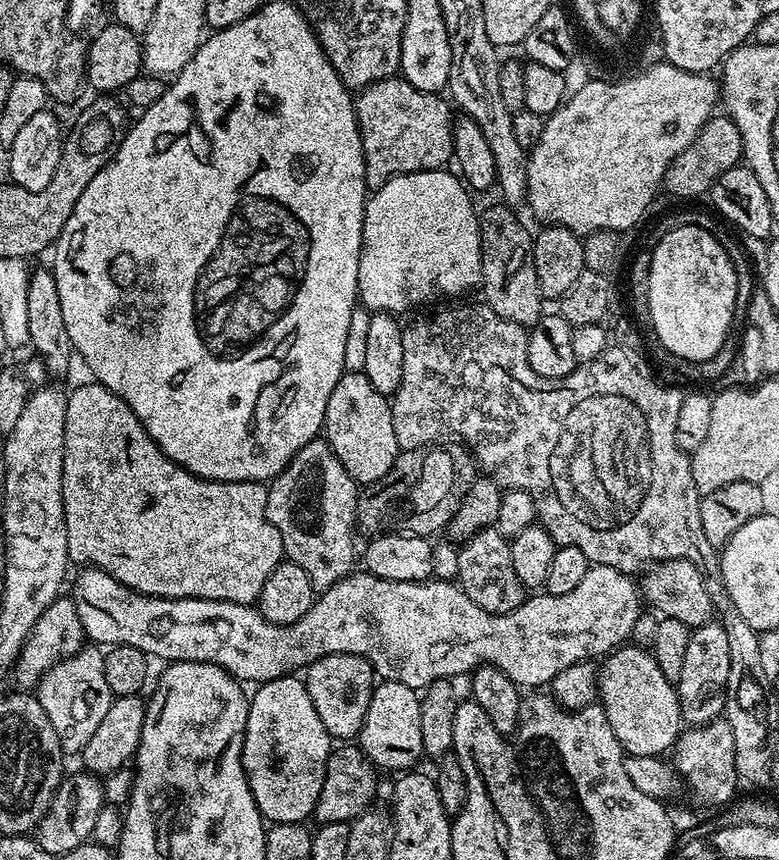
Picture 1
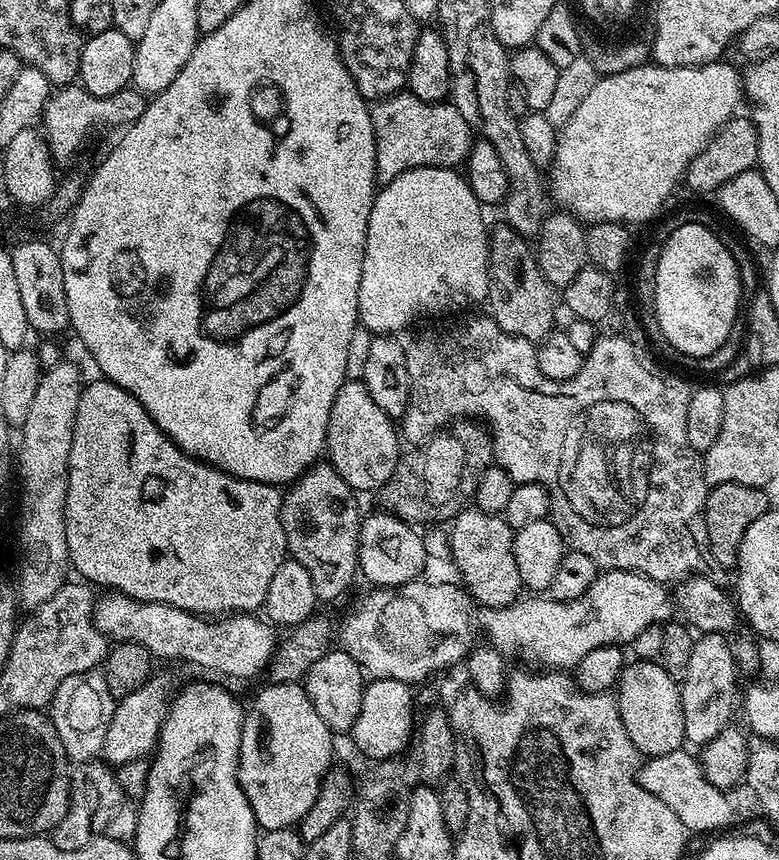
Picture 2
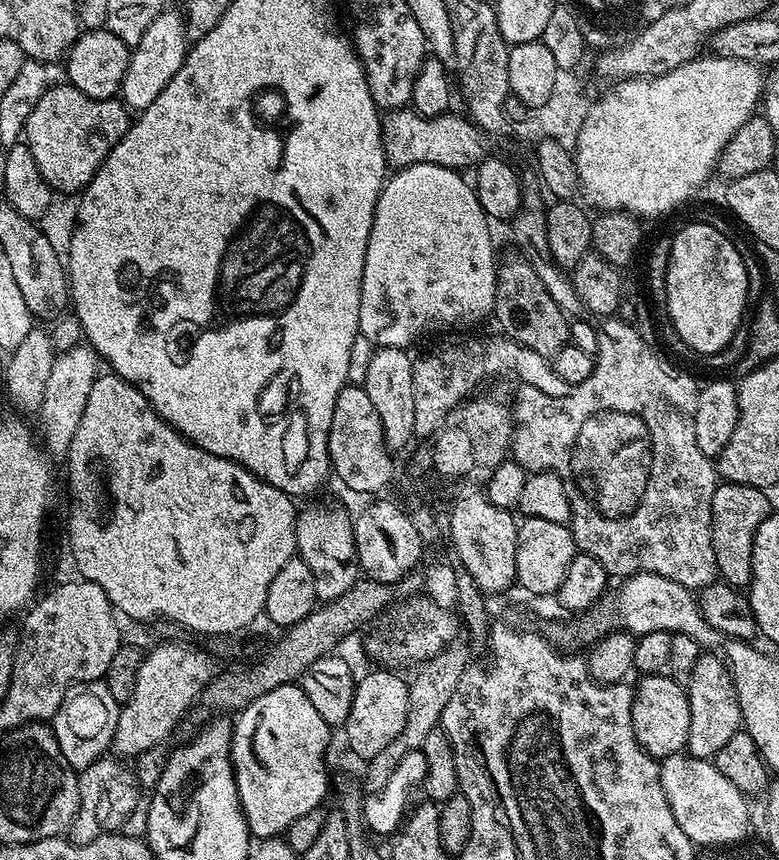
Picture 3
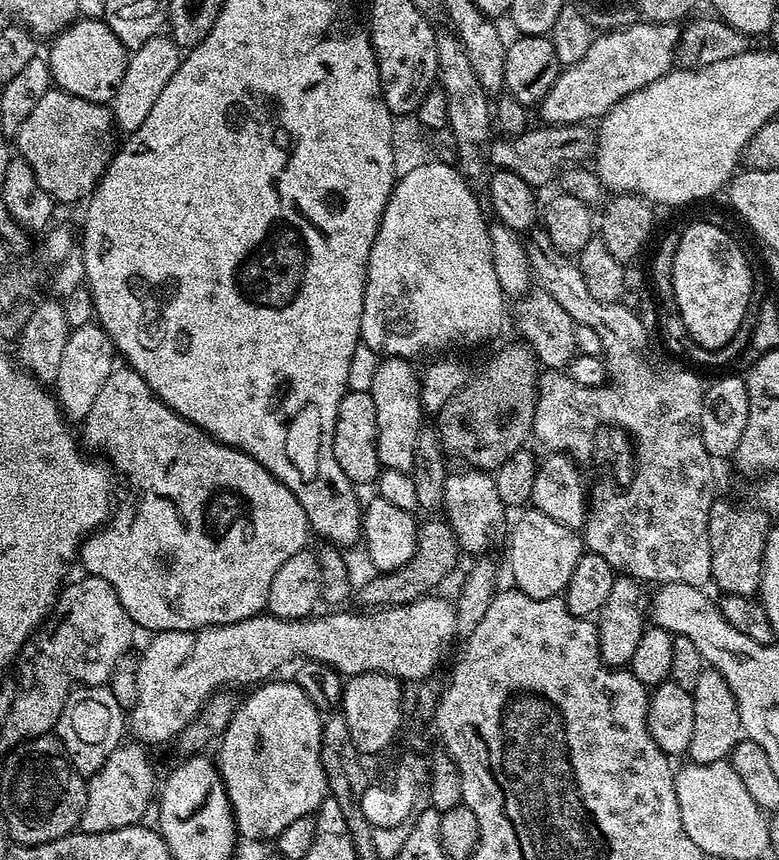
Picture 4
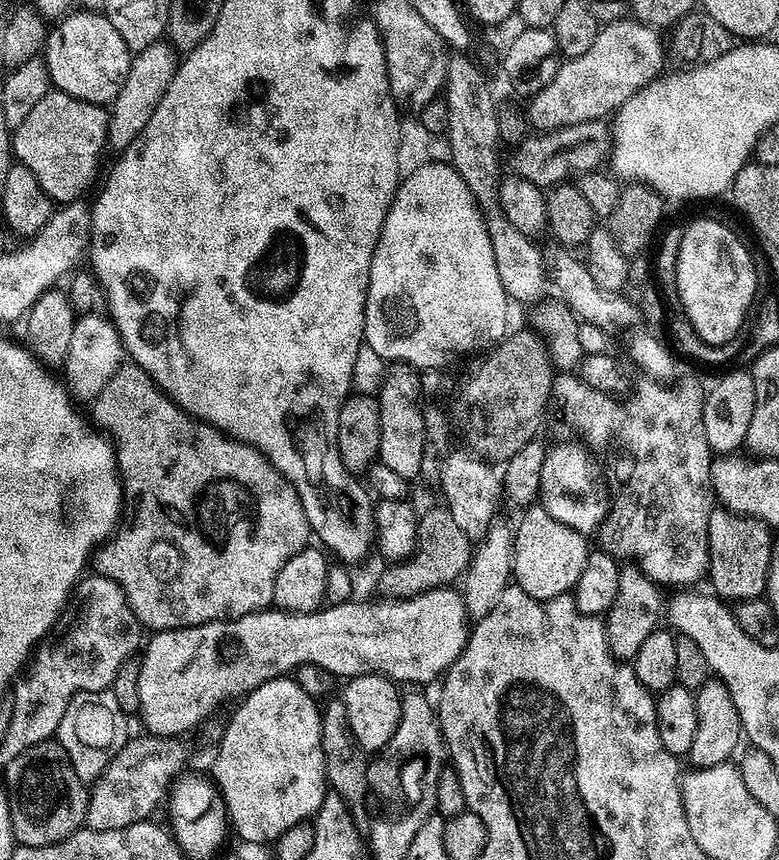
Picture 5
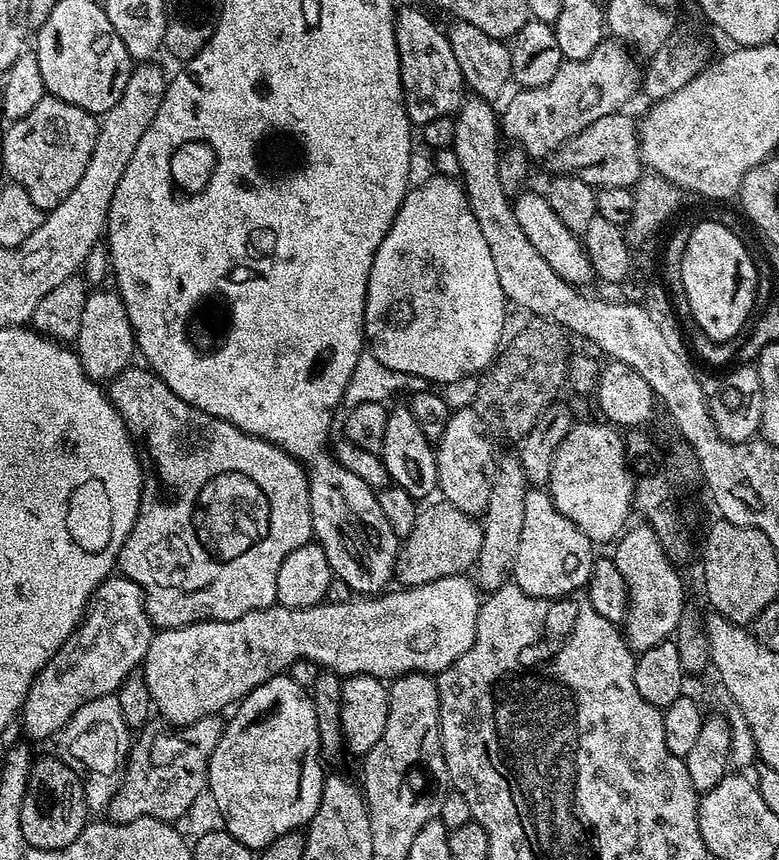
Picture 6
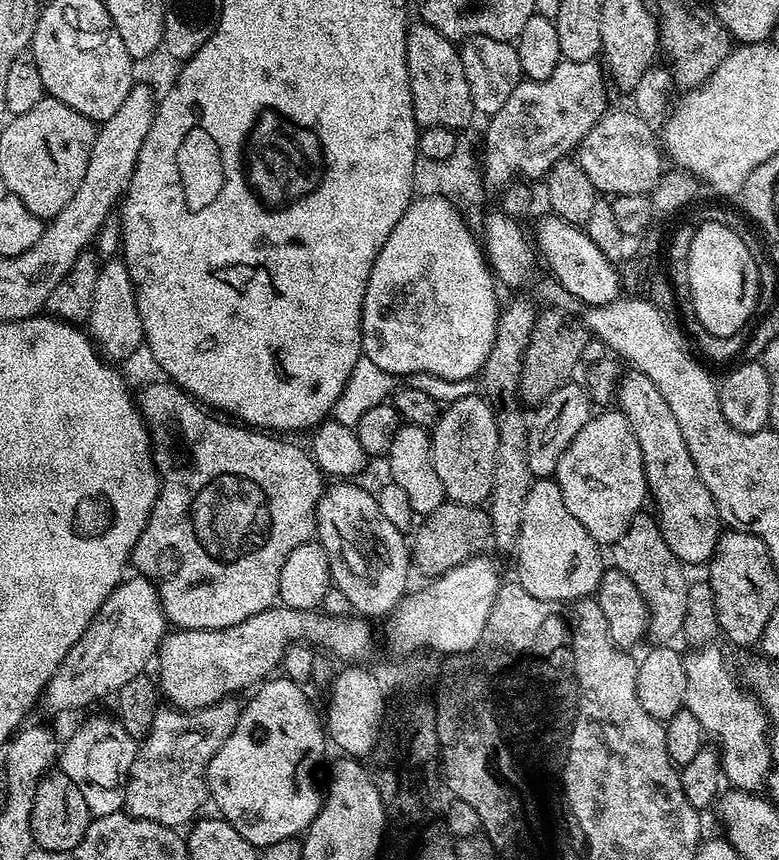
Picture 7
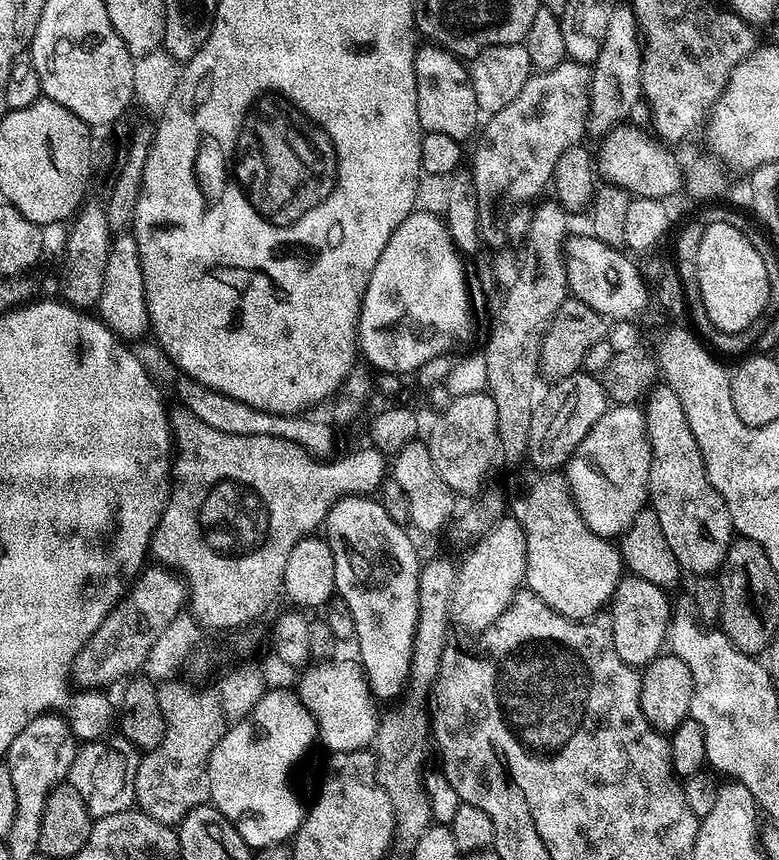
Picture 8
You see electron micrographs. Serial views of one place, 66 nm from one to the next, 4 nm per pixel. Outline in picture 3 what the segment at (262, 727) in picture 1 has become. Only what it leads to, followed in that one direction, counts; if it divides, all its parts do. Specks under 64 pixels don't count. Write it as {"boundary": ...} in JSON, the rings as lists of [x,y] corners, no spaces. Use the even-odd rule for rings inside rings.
{"boundary":[[[290,683],[278,686],[277,689],[270,690],[268,694],[263,694],[254,702],[250,702],[243,711],[235,717],[234,727],[232,729],[232,773],[236,779],[236,789],[238,790],[238,798],[240,805],[244,811],[244,817],[248,823],[248,831],[253,837],[263,838],[266,836],[280,836],[287,833],[290,822],[302,818],[306,814],[310,814],[310,810],[321,807],[325,802],[324,795],[330,792],[330,772],[324,769],[326,765],[326,757],[328,755],[328,745],[330,743],[330,725],[324,721],[322,714],[318,714],[318,710],[314,710],[314,706],[310,703],[310,698],[306,698],[303,687],[299,683]]]}

